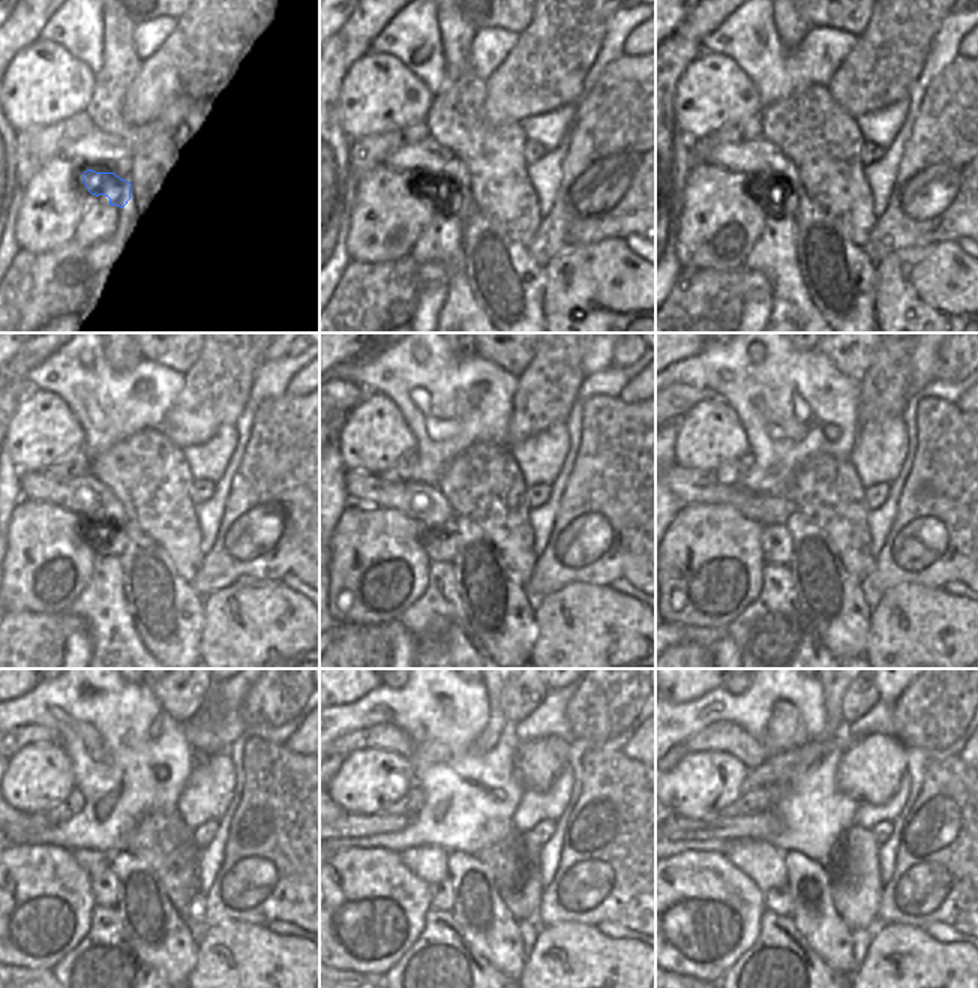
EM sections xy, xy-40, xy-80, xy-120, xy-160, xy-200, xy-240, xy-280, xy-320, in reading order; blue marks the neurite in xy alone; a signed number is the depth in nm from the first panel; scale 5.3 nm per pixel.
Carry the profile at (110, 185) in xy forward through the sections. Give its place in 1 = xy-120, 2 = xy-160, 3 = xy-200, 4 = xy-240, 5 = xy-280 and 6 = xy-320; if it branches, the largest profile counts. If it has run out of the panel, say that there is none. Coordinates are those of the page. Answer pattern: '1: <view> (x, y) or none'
1: xy-120 (113, 543)
2: xy-160 (440, 543)
3: xy-200 (776, 543)
4: xy-240 (104, 886)
5: xy-280 (441, 895)
6: xy-320 (777, 900)

